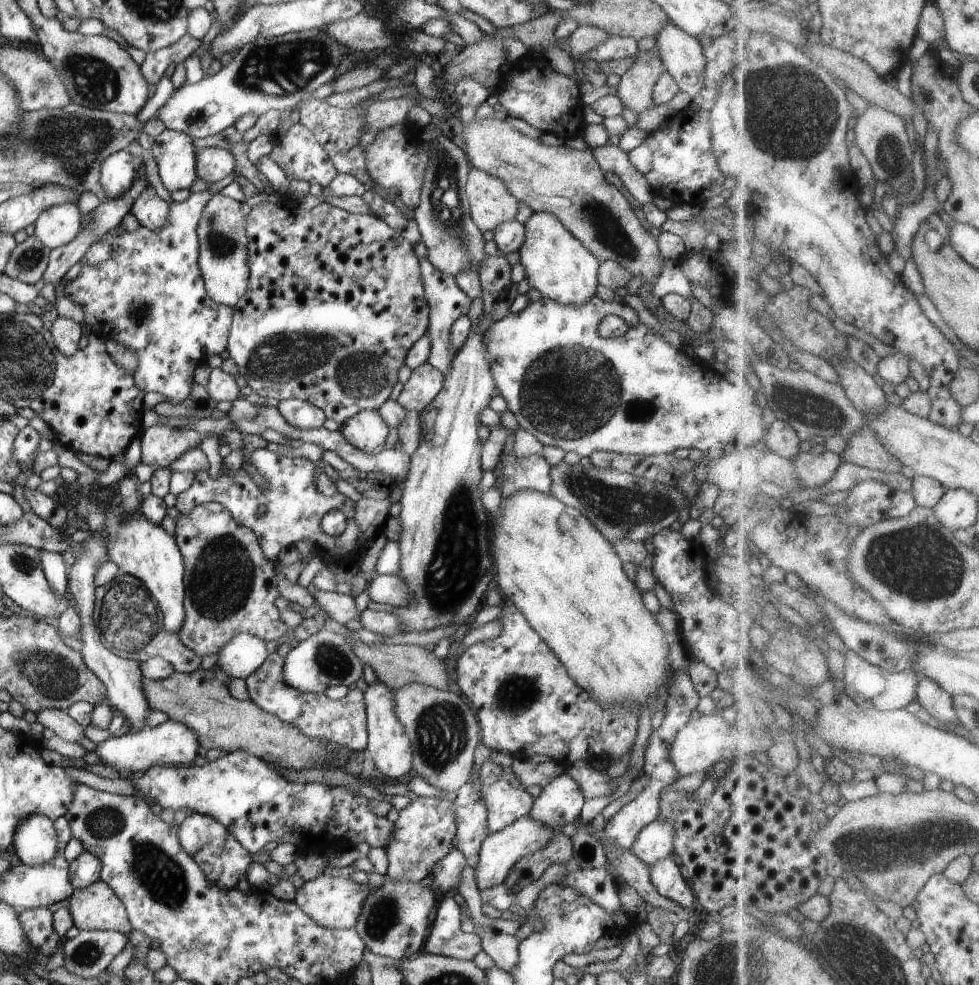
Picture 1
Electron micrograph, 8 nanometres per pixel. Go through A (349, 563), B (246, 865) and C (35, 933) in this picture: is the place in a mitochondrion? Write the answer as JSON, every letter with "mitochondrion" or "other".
{"A":"other","B":"other","C":"other"}

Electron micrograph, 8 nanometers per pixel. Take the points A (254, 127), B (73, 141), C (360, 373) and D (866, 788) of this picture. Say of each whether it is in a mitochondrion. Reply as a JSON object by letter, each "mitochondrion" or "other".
{"A":"other","B":"mitochondrion","C":"mitochondrion","D":"other"}

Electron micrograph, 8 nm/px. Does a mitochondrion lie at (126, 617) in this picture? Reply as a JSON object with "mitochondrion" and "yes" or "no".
{"mitochondrion":"yes"}

